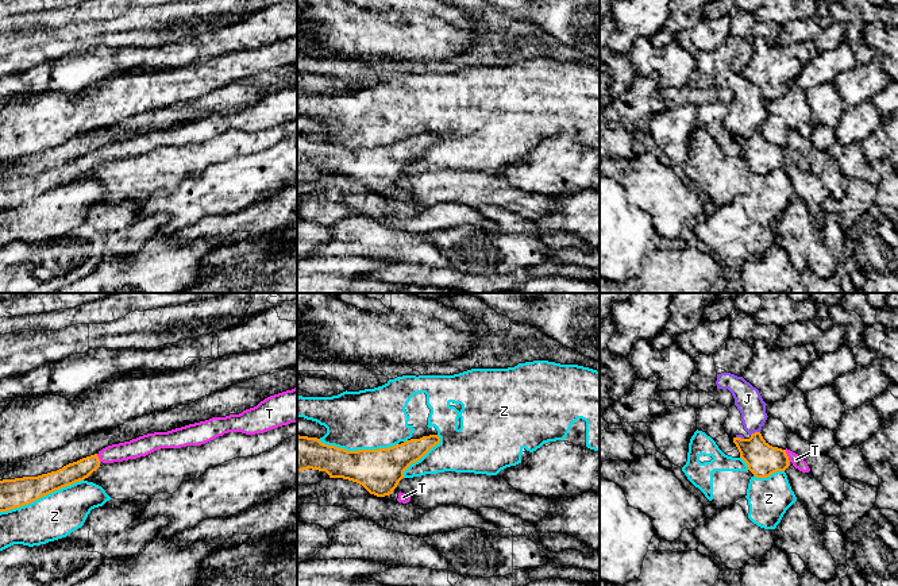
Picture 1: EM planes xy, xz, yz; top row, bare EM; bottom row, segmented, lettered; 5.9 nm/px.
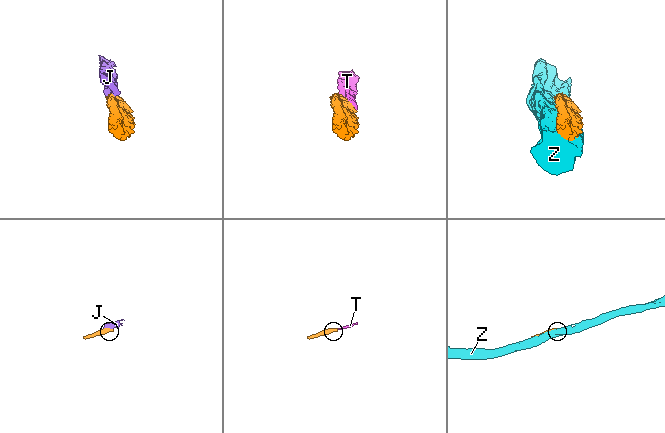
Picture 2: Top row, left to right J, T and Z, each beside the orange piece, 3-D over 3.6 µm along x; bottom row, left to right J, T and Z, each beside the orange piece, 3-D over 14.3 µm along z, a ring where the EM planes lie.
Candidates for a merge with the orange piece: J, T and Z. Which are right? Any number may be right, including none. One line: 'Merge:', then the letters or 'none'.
Merge: T

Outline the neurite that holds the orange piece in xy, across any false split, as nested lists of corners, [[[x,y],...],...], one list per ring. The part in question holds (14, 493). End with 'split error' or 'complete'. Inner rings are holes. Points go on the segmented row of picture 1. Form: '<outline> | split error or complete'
[[[297,388],[270,396],[239,415],[212,417],[167,432],[147,433],[130,442],[112,444],[95,455],[38,477],[3,479],[0,481],[0,512],[28,505],[55,490],[84,481],[100,467],[101,462],[136,459],[161,448],[201,446],[228,432],[263,433],[290,423],[297,423]]] | split error

